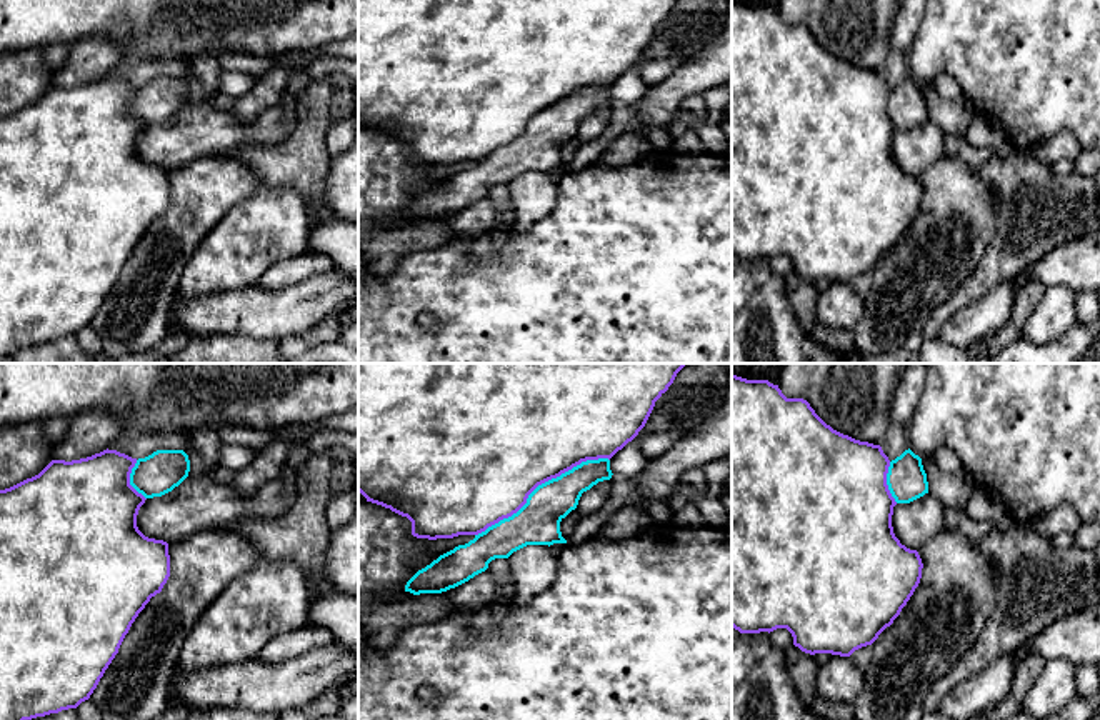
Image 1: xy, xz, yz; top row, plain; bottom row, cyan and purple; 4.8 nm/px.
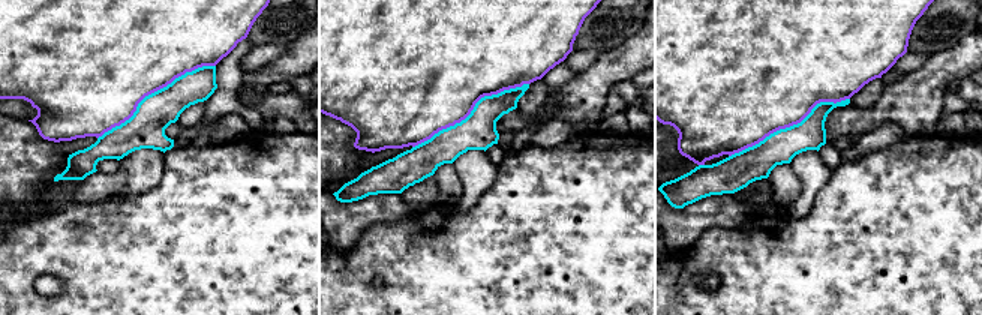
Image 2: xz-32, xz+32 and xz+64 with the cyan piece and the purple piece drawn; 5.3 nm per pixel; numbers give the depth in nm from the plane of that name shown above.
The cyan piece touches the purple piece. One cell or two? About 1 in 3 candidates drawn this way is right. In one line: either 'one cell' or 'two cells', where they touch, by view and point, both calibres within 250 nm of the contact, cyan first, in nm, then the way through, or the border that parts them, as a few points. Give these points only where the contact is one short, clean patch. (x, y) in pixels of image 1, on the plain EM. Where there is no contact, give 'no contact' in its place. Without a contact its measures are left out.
two cells; contact xz (542, 110); calibres 220 and 500 nm

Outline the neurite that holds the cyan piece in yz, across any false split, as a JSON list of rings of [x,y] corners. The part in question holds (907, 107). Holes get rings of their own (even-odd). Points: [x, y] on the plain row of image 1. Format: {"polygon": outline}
{"polygon": [[[910,75],[890,88],[887,112],[897,130],[910,130],[928,120],[922,85]]]}

